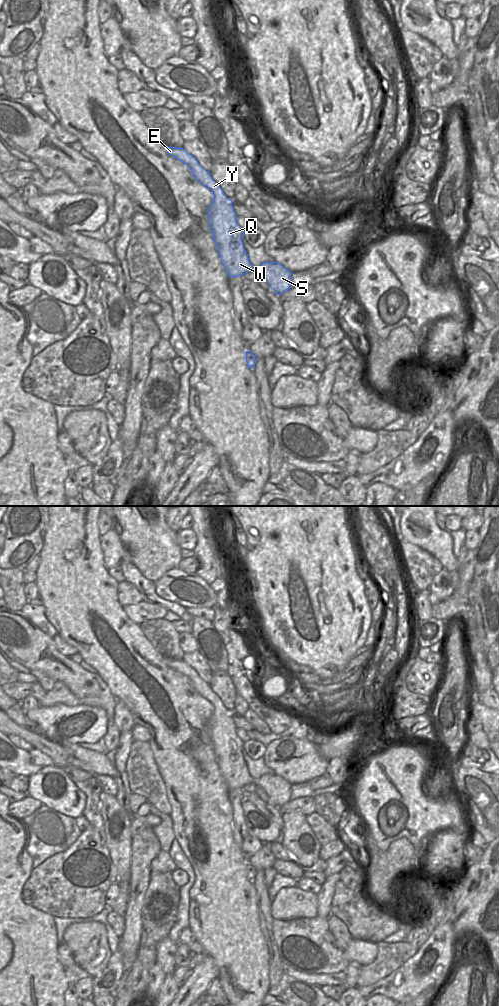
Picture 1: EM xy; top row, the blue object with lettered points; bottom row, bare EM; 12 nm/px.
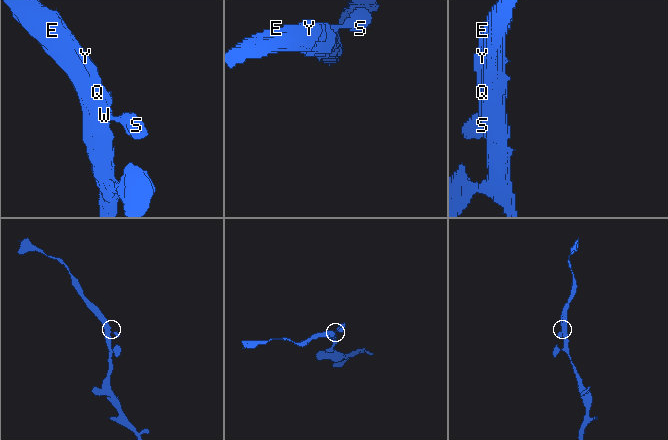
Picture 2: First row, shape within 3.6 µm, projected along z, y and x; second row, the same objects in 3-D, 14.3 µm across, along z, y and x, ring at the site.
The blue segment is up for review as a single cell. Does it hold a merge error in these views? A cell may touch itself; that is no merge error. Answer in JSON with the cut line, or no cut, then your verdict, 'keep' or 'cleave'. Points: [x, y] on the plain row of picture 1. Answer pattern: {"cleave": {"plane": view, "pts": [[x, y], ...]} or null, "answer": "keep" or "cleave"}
{"cleave": null, "answer": "keep"}

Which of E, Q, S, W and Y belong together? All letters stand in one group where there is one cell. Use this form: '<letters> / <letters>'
E Q S W Y

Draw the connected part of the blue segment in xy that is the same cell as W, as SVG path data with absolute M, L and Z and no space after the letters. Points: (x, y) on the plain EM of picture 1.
M167 658L166 663L169 667L185 675L191 682L193 689L213 705L214 712L208 720L210 743L229 789L244 788L249 783L256 783L257 787L261 787L268 794L275 806L281 807L289 802L292 784L281 776L266 773L259 779L254 779L250 775L242 755L244 743L237 736L232 712L224 707L210 684L202 680L196 670L183 660Z

